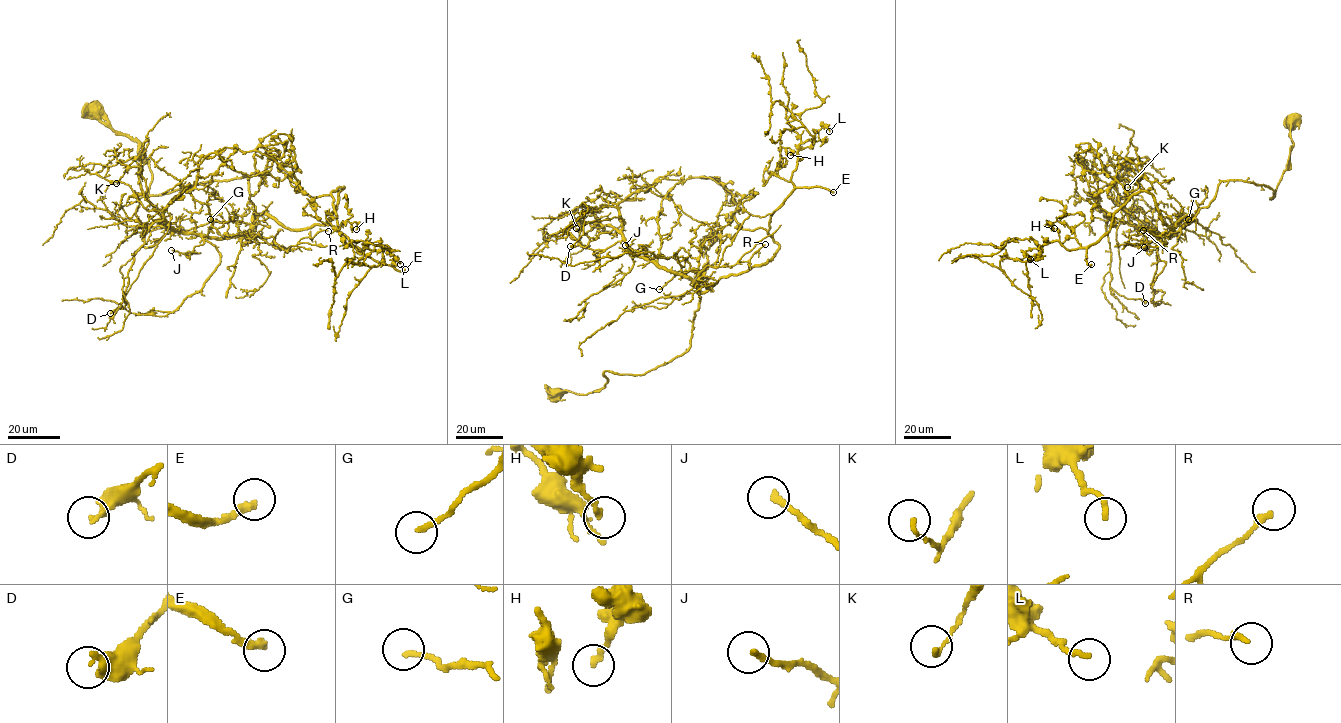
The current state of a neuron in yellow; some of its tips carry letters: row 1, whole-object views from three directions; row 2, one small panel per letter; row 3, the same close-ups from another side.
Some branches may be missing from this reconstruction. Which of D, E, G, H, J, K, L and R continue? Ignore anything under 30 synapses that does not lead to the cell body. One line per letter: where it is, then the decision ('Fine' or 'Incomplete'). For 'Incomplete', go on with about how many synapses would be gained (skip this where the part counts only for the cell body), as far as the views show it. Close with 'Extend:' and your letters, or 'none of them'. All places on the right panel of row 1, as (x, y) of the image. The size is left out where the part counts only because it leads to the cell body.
D: Place: (1145, 303). Fine
E: Place: (1091, 264). Incomplete. Roughly 500 synapses
G: Place: (1188, 219). Fine
H: Place: (1054, 228). Fine
J: Place: (1144, 247). Fine
K: Place: (1127, 187). Fine
L: Place: (1030, 259). Fine
R: Place: (1143, 230). Fine
Extend: E

